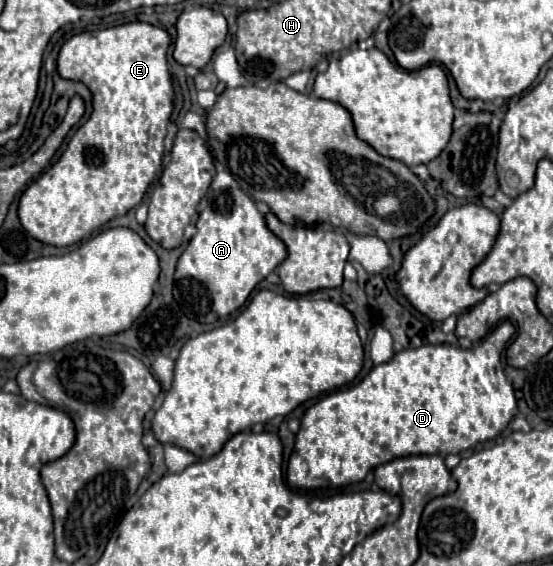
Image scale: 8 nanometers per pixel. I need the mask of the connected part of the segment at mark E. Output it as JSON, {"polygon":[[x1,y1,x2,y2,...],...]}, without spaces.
{"polygon":[[127,24,81,32,71,36,59,52,57,70,63,78,81,80,93,92,93,112,89,120,69,140,61,158,43,172,19,198,19,220,37,240,53,246,71,246,95,234,105,222,135,208,161,168,167,122,173,114,173,80,167,64,171,38,167,30,147,24]]}

